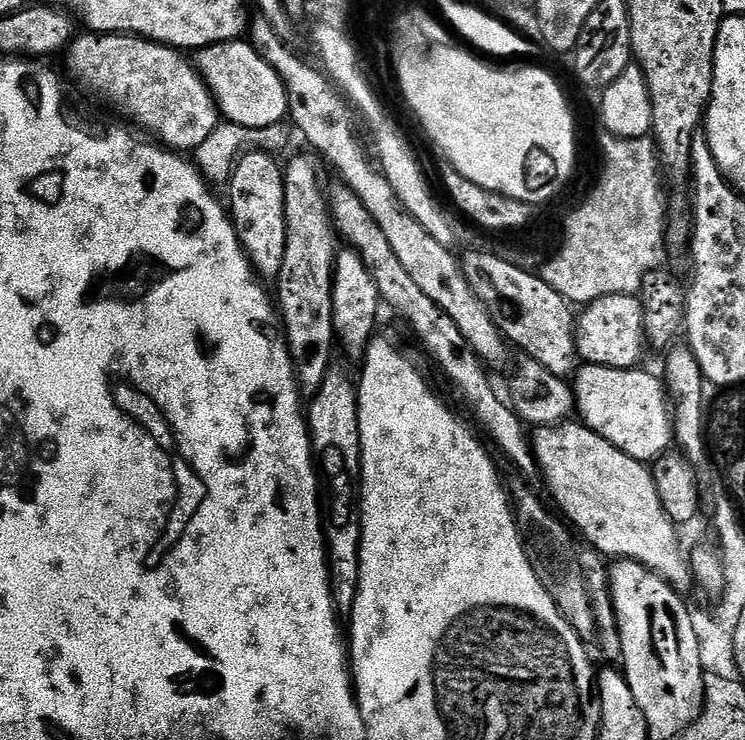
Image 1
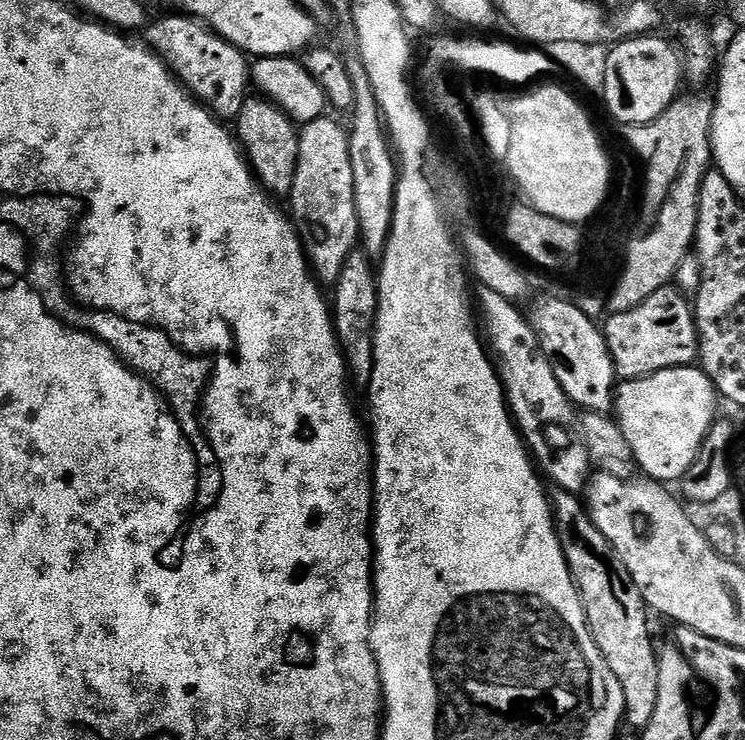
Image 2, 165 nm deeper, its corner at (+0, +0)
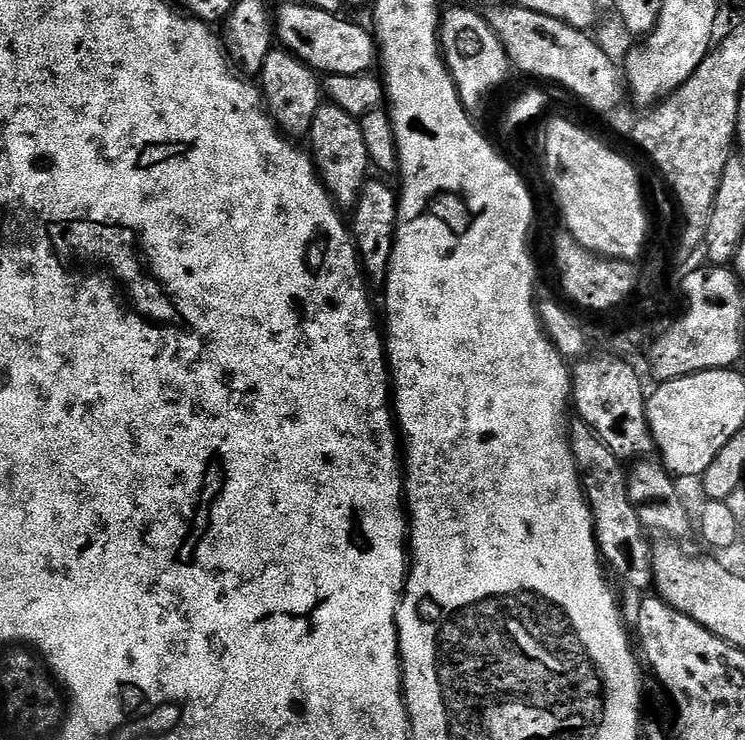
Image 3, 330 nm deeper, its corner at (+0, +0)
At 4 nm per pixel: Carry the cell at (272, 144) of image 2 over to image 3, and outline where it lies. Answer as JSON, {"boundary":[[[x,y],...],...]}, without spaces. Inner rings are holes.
{"boundary":[[[276,46],[266,54],[266,62],[262,62],[258,87],[264,97],[264,107],[276,127],[289,138],[307,137],[314,122],[314,114],[318,114],[322,103],[322,80],[314,69],[287,48]]]}

